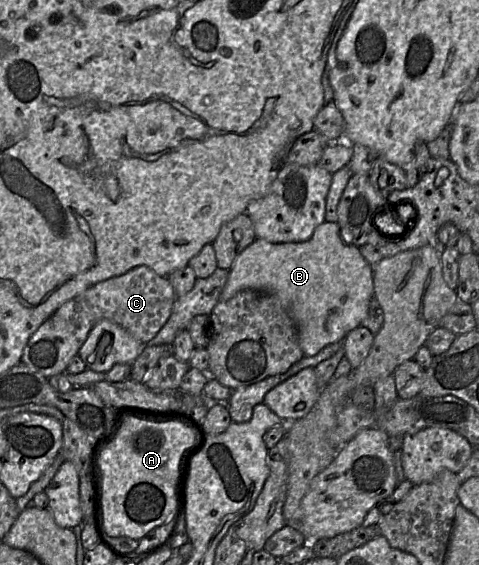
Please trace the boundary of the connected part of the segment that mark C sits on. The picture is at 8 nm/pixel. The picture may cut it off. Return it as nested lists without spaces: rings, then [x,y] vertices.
[[[138,266],[122,275],[96,283],[60,306],[32,334],[24,347],[21,361],[46,378],[67,372],[71,359],[78,354],[91,329],[103,319],[108,319],[120,325],[137,341],[146,344],[156,336],[167,322],[172,313],[175,300],[176,295],[173,286],[167,277],[156,274],[146,266]]]

